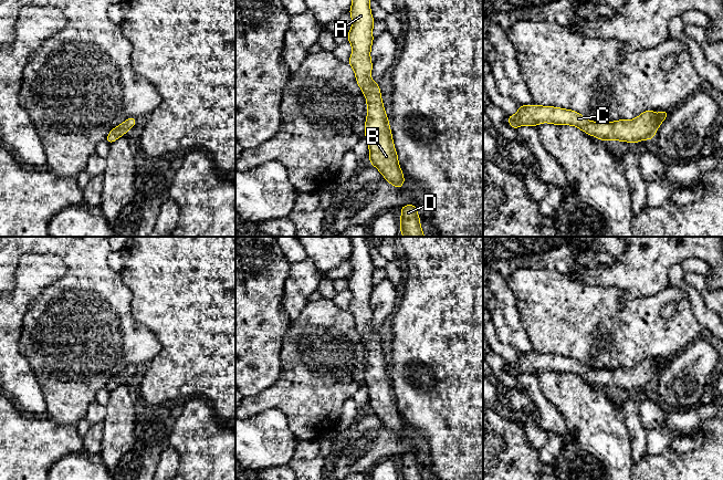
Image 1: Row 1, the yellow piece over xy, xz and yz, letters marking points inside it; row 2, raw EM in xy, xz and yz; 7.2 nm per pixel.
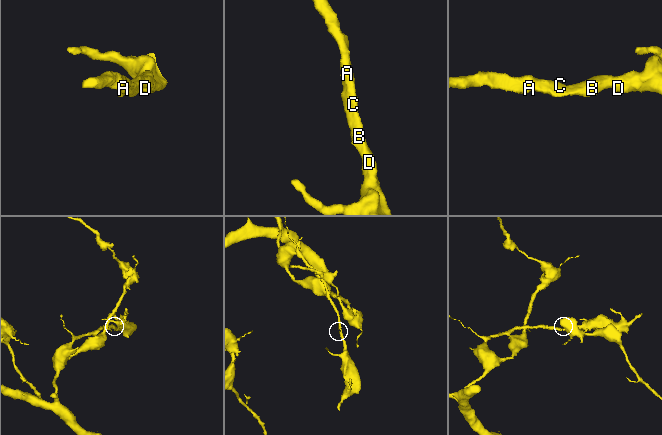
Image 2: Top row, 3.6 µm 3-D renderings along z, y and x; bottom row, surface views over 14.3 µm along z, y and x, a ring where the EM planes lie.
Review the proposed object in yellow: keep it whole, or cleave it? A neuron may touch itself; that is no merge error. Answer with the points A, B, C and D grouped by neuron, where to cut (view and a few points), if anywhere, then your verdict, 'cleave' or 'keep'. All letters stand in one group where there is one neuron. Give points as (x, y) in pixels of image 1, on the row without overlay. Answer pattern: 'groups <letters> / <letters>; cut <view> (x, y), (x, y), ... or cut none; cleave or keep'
groups A B C D; cut none; keep

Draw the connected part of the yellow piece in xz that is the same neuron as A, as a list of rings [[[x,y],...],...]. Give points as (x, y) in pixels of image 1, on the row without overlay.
[[[350,237],[350,240],[353,251],[349,258],[349,262],[353,267],[353,273],[348,280],[348,290],[353,294],[353,301],[347,310],[352,313],[356,323],[356,330],[366,344],[367,366],[365,371],[365,384],[368,388],[369,410],[381,420],[381,422],[389,431],[400,437],[405,431],[404,421],[398,410],[398,403],[395,398],[389,368],[387,366],[380,345],[381,341],[378,334],[378,330],[375,331],[370,325],[373,316],[370,296],[374,289],[373,273],[375,270],[370,260],[370,243],[368,242],[367,237]]]

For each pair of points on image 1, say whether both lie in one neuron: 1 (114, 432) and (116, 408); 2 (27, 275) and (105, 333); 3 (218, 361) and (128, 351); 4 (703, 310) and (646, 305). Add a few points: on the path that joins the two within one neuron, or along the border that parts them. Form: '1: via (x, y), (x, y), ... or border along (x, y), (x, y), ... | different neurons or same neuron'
1: via (116, 427), (116, 414) | same neuron
2: border along (65, 273), (49, 284), (31, 302), (28, 309) | different neurons
3: border along (150, 330), (160, 344), (160, 352), (147, 365) | different neurons
4: border along (679, 287), (687, 294), (692, 312), (703, 327) | different neurons

